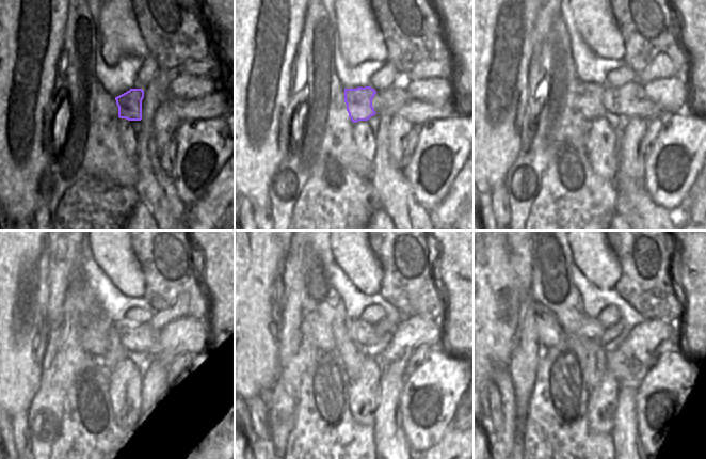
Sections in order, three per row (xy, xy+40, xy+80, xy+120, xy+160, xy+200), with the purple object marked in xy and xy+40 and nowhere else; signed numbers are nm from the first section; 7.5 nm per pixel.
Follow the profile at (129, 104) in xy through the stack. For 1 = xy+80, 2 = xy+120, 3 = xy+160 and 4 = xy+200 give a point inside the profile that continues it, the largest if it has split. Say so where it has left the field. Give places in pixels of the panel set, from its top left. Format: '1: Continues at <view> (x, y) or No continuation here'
1: Continues at xy+80 (588, 99)
2: Continues at xy+120 (97, 338)
3: Continues at xy+160 (314, 326)
4: Continues at xy+200 (549, 330)

